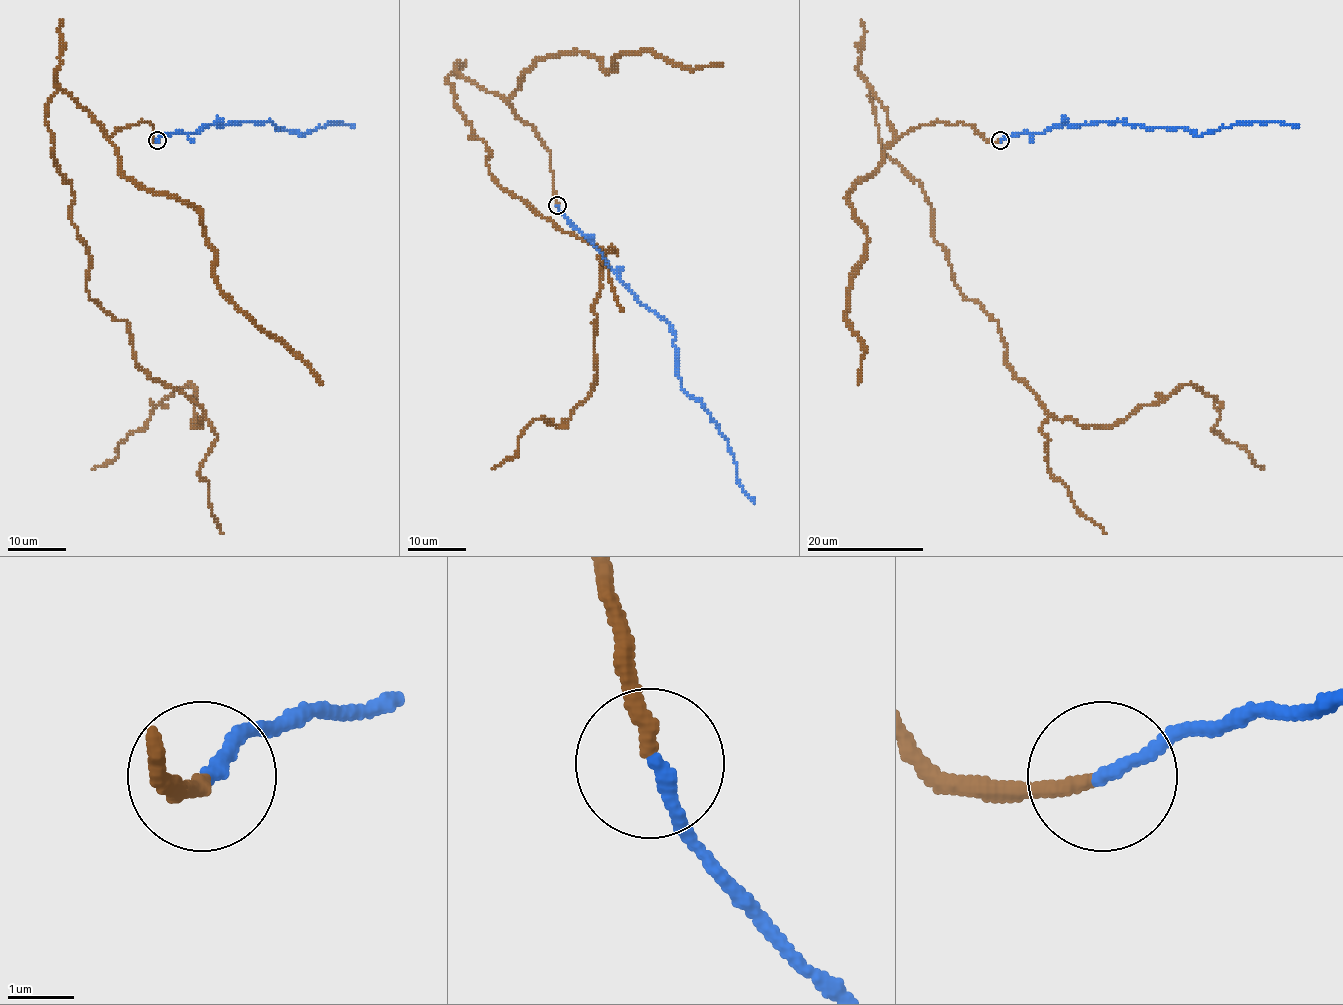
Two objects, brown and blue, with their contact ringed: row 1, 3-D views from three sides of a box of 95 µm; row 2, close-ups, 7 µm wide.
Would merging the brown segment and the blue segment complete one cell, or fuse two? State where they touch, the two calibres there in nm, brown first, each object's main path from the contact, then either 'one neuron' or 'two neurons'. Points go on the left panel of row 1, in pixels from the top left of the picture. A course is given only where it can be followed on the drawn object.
(157, 140) | 240/200 nm | brown via (156, 140), (59, 90), (46, 113), (88, 296), (205, 411), (177, 388), (91, 469) | blue via (156, 140), (197, 132), (212, 124), (270, 121), (301, 137), (329, 122), (353, 127) | one neuron

